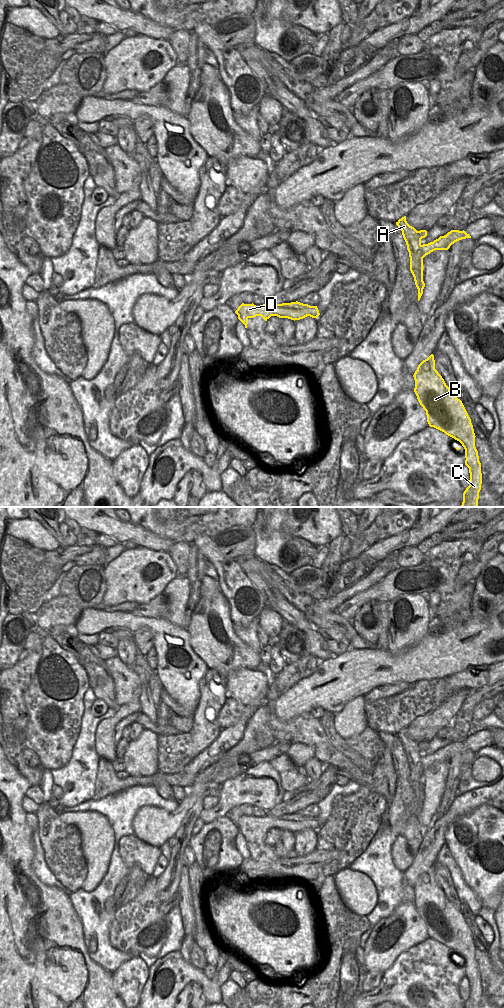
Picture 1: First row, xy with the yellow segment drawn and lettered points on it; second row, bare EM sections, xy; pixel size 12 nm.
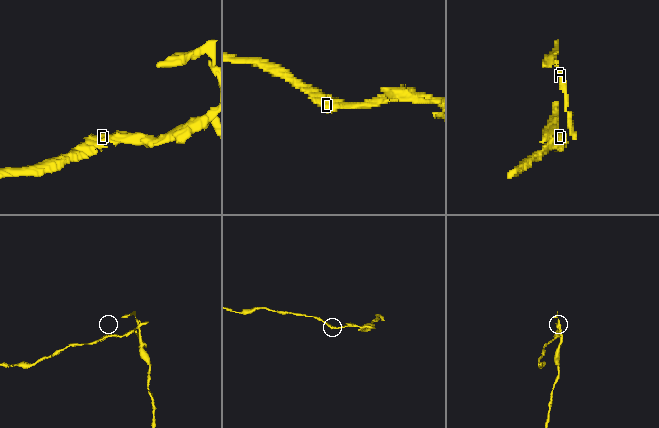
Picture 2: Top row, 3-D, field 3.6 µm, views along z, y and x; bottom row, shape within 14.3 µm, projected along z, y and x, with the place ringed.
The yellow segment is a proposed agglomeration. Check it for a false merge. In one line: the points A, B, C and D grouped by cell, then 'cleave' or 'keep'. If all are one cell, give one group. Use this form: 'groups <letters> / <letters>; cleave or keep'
groups A B C / D; cleave

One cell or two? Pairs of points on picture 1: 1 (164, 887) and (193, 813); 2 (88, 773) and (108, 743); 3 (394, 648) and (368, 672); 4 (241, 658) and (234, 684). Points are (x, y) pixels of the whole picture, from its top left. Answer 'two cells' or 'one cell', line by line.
1: one cell
2: two cells
3: two cells
4: two cells

